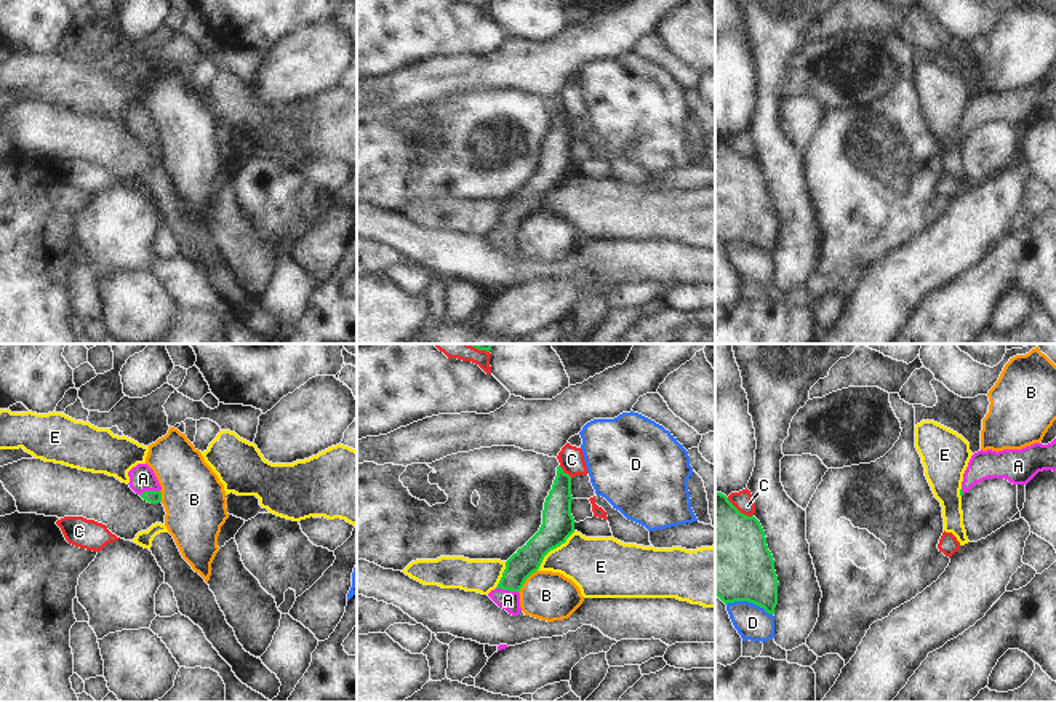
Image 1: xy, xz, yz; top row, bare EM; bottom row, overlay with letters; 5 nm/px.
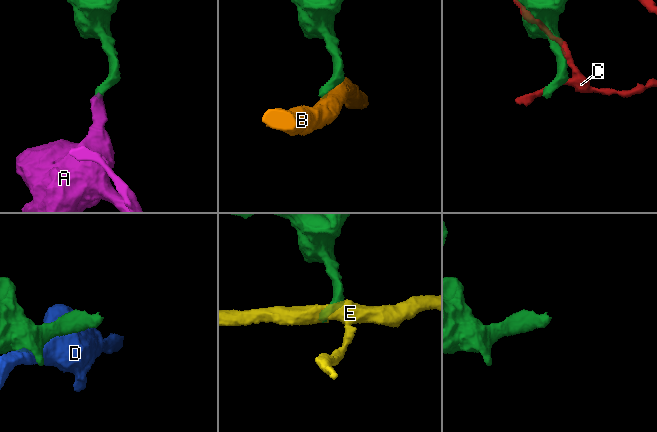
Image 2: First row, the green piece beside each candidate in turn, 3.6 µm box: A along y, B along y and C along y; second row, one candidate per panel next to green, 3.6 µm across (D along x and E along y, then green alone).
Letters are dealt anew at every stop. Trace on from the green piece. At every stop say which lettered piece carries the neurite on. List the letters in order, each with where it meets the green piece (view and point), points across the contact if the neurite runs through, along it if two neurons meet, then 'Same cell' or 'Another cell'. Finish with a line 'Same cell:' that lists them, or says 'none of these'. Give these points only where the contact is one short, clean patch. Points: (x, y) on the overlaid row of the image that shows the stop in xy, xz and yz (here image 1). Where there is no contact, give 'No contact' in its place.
A: Touches green at xz (508, 589). Path across: xz (527, 560), (517, 570), (508, 589), (508, 600). Same cell
B: Touches green at xz (525, 579). Boundary: xz (536, 570), (519, 592). Another cell
C: Touches green at xz (564, 472). Another cell
D: Touches green at yz (749, 602). Another cell
E: Touches green at xz (552, 549). Another cell
Same cell: A

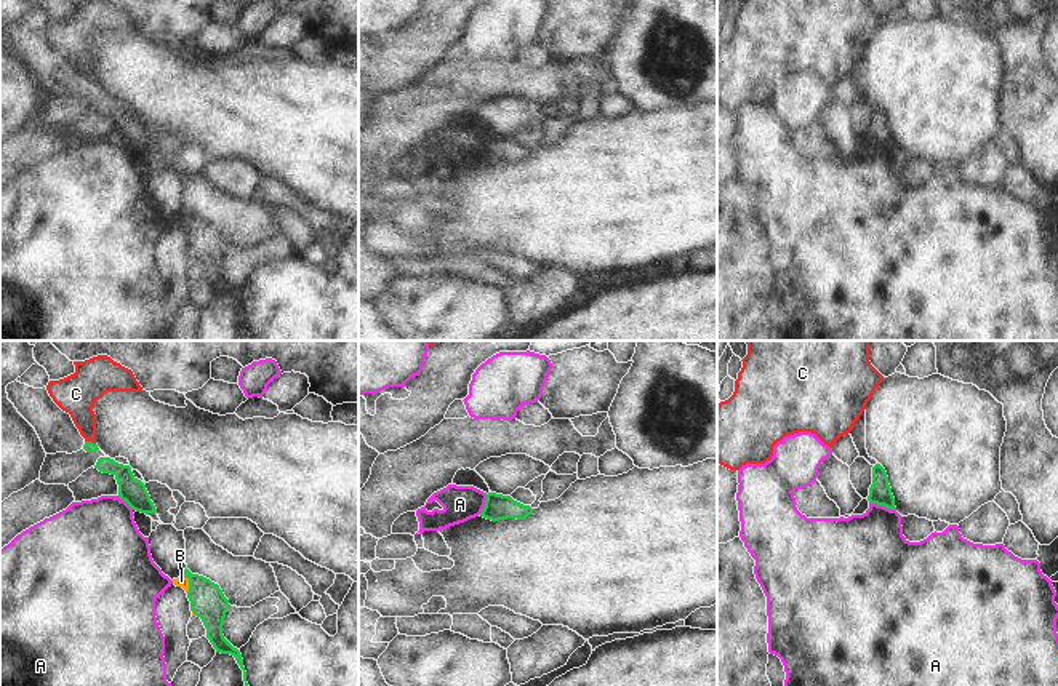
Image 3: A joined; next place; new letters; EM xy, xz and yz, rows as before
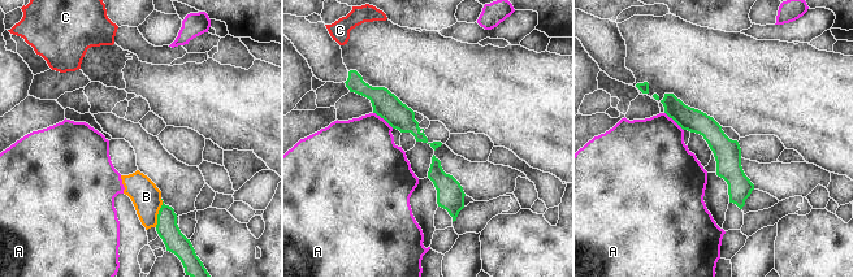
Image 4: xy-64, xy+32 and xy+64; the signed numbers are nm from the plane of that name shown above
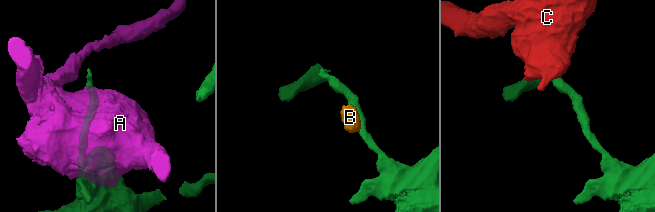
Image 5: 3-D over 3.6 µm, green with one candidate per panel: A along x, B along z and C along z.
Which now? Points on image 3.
A: Touches green at yz (882, 504). Boundary: yz (869, 501), (895, 510). Another cell
B: Touches green at xy (189, 584). Boundary: xy (183, 574), (188, 579), (188, 592). Another cell
C: Touches green at xy (90, 442). Boundary: xy (85, 440), (95, 445). Another cell
Same cell: none of these

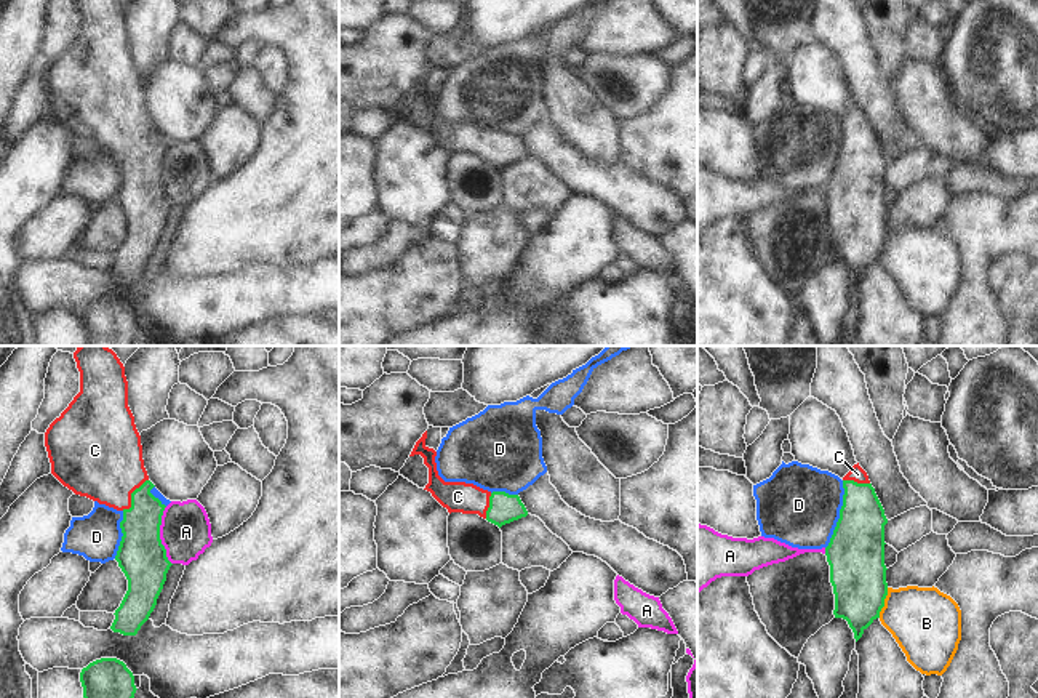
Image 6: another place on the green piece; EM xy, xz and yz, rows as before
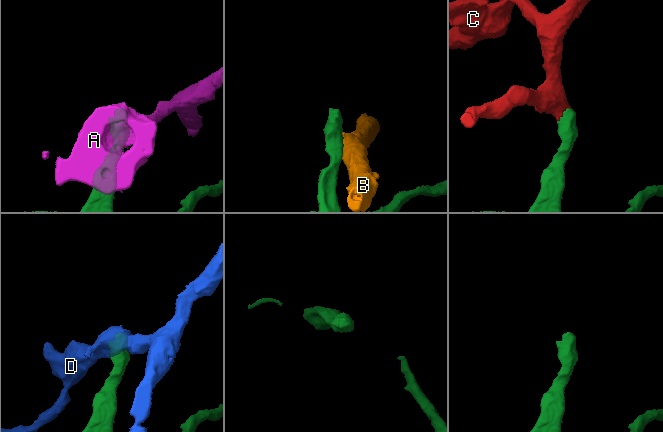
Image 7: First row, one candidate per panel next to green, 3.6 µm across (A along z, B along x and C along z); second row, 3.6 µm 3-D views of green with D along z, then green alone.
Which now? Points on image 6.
A: Touches green at xy (159, 535). Boundary: xy (165, 506), (160, 516), (160, 543), (171, 564). Another cell
B: Touches green at yz (883, 602). Another cell
C: Touches green at xy (131, 497). Path across: xy (141, 545), (141, 508), (131, 497), (101, 458). Same cell
D: Touches green at yz (840, 514). Boundary: yz (843, 481), (840, 517), (826, 548). Another cell
Same cell: C

